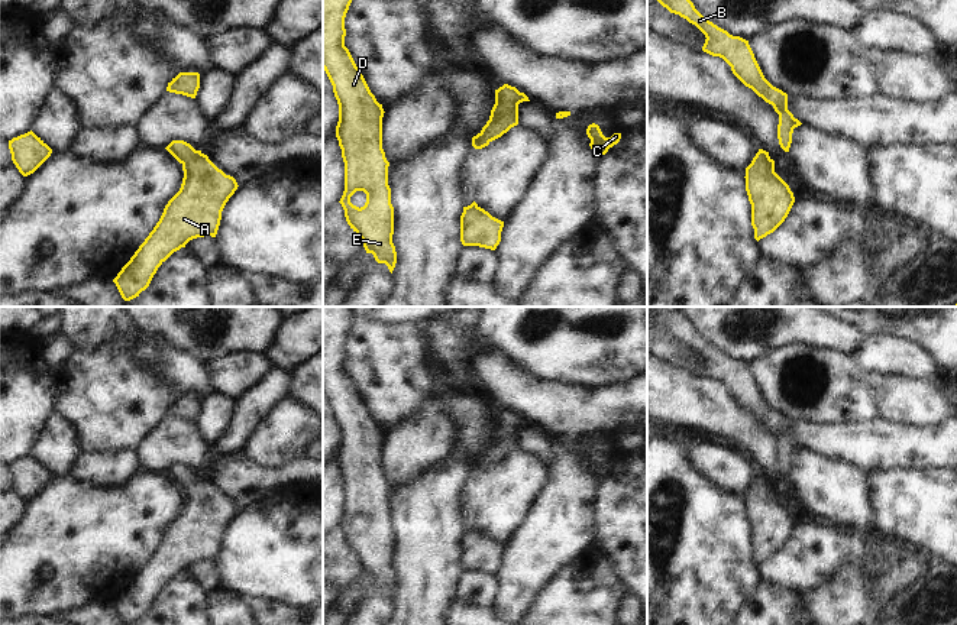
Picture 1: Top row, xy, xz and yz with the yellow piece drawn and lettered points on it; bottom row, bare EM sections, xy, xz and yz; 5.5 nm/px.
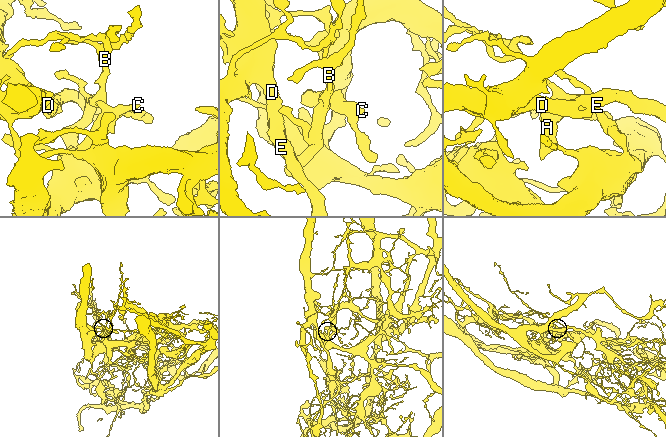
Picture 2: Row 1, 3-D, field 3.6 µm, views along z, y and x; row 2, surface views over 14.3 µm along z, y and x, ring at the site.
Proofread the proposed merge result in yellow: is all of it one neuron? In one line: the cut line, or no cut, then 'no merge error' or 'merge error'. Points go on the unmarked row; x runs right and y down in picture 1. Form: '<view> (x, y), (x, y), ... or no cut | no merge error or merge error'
no cut | no merge error

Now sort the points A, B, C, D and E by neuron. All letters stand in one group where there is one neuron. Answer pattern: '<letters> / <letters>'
A B C D E

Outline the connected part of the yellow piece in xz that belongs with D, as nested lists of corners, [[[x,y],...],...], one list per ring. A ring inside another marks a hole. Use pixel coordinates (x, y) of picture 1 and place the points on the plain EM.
[[[323,307],[323,394],[333,409],[339,428],[336,462],[345,486],[345,515],[339,527],[345,534],[347,548],[362,563],[366,577],[372,577],[375,584],[385,587],[392,598],[397,576],[392,567],[394,531],[388,509],[389,486],[382,473],[382,441],[385,435],[345,370],[345,341],[355,320],[356,315],[350,307]],[[356,515],[366,518],[366,527],[361,532],[350,527],[350,521]]]

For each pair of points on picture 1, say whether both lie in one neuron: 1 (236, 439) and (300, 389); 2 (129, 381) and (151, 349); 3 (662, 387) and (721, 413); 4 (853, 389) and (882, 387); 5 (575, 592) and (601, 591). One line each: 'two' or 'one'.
1: two
2: two
3: one
4: two
5: one

